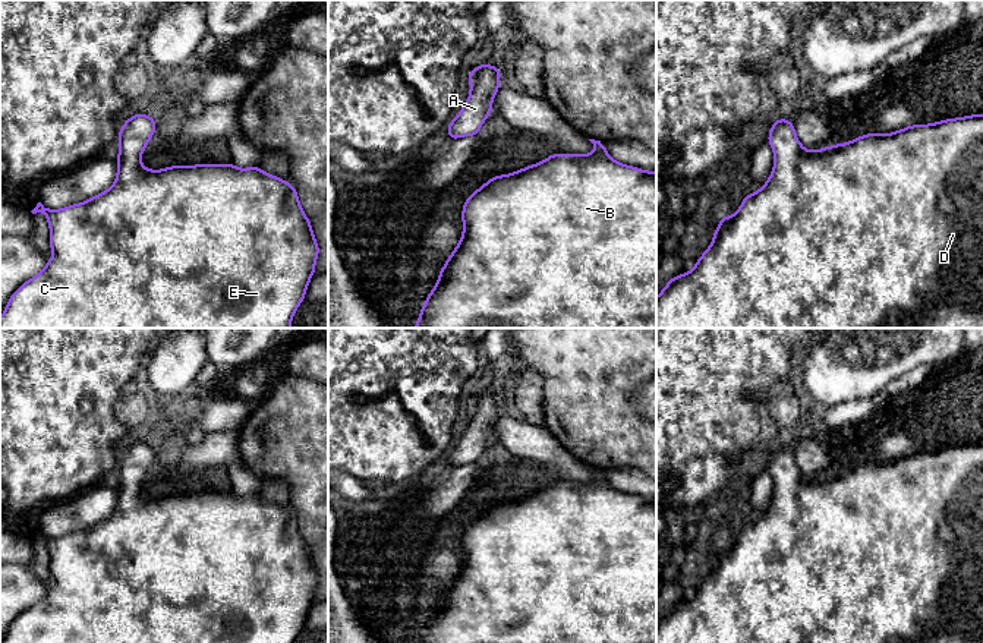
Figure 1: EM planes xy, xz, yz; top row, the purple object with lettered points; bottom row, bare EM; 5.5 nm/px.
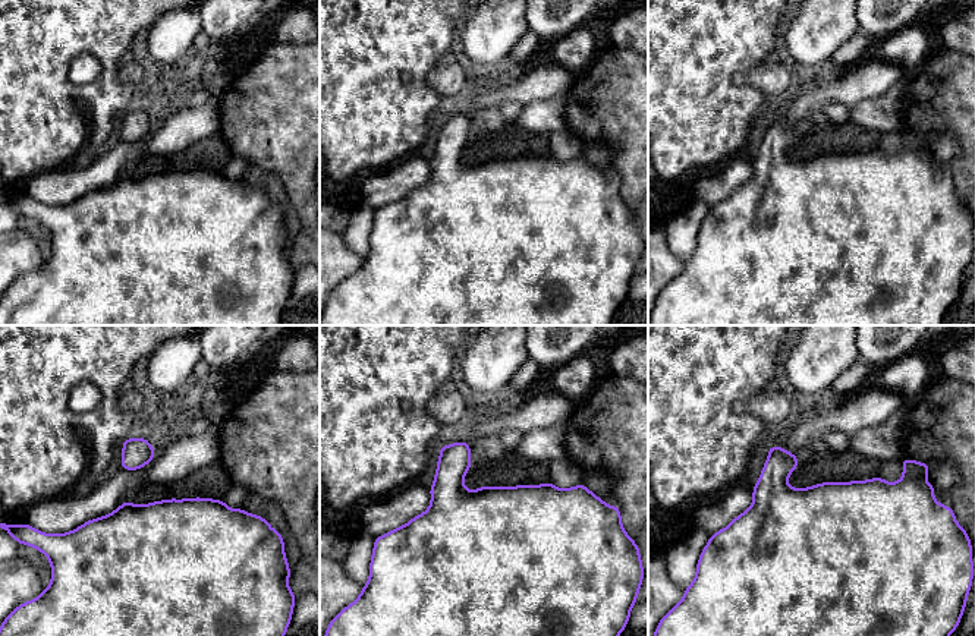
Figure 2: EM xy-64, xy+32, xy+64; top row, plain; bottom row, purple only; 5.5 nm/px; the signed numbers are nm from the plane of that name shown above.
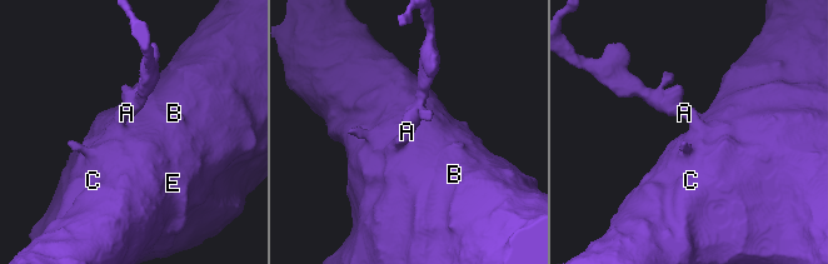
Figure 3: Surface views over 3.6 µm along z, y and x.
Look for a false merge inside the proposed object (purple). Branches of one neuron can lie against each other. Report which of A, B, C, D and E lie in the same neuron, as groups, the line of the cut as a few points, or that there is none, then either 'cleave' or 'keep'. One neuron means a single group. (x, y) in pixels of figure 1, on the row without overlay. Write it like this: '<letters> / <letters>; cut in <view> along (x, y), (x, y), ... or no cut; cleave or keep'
A B C D E; no cut; keep

